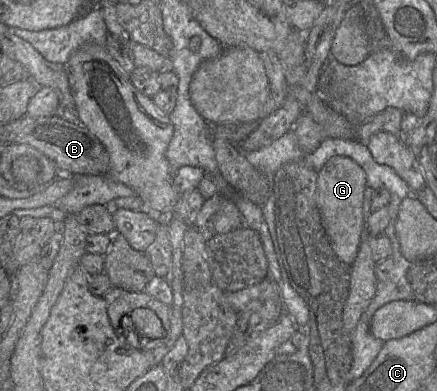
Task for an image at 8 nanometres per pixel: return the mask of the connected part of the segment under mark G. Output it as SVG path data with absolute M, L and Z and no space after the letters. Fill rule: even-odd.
M334 156L318 171L318 208L333 251L341 261L348 265L351 265L357 257L365 228L363 201L366 187L365 171L349 157Z

